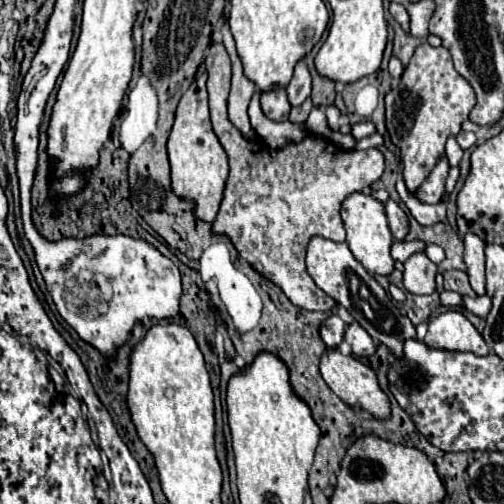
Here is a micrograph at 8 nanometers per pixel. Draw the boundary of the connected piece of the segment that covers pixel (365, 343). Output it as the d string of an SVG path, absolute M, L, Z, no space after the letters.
M353 322L347 326L345 342L349 342L355 356L373 356L377 352L375 340L367 334L367 330L359 322Z

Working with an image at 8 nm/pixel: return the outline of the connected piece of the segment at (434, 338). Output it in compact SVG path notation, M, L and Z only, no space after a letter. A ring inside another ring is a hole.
M447 310L433 320L429 320L427 336L423 338L427 348L453 350L453 352L473 352L477 356L487 356L489 346L475 326L457 310Z

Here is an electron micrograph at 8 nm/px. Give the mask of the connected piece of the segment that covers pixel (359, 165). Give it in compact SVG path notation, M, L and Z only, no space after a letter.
M223 44L209 46L205 56L205 66L209 74L207 90L209 90L209 110L211 110L213 130L229 156L229 168L231 168L225 196L223 196L217 220L213 222L213 232L227 234L233 246L237 248L237 252L241 254L241 258L245 258L259 274L263 274L273 284L277 284L295 306L301 306L305 310L331 310L333 306L337 306L337 302L331 296L327 296L321 288L317 288L311 276L307 274L305 248L307 248L307 242L317 234L335 242L345 240L345 228L341 220L341 202L353 192L367 192L369 186L381 178L385 170L383 152L377 148L341 150L333 146L333 142L327 142L327 138L321 138L311 132L301 142L287 142L283 148L269 148L261 138L249 140L227 118L231 62Z

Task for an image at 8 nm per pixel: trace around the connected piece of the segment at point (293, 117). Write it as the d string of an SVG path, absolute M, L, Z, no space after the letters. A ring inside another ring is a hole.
M307 98L307 100L305 100L301 106L295 106L295 108L291 108L289 120L291 120L293 124L303 124L303 122L307 120L307 116L309 116L311 108L313 108L313 104L311 104L311 100Z

